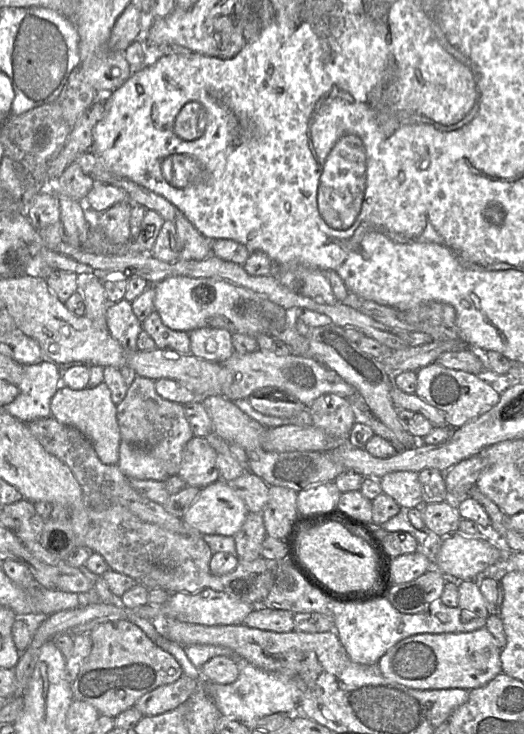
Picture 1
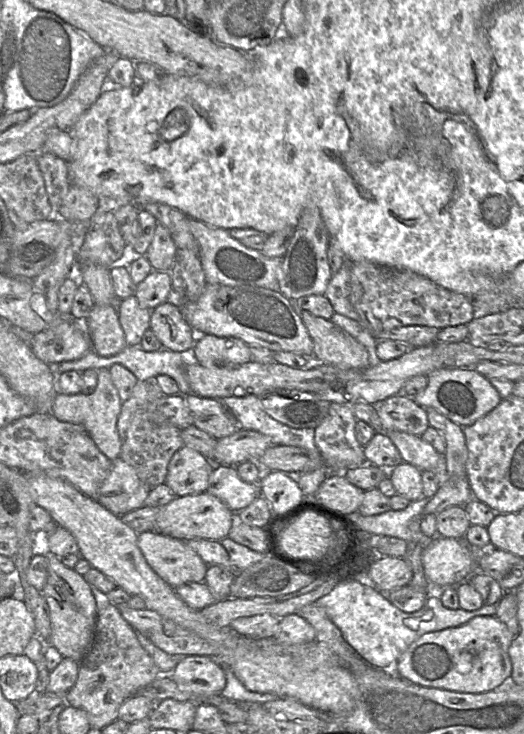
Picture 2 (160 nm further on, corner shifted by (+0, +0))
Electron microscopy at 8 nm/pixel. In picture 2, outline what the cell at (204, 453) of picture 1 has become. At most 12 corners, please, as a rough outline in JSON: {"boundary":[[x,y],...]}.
{"boundary":[[183,445],[165,484],[176,497],[207,490],[214,463]]}

